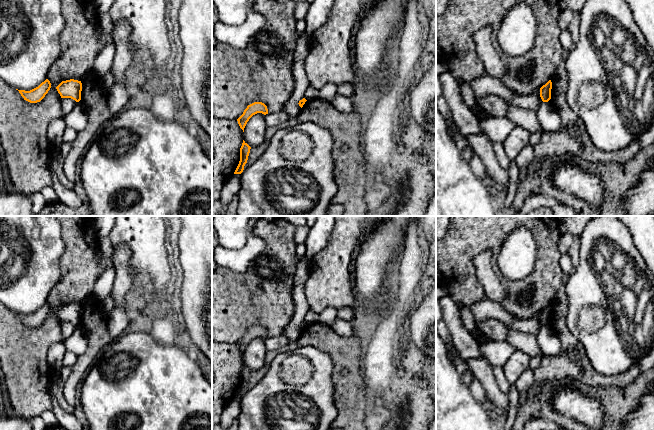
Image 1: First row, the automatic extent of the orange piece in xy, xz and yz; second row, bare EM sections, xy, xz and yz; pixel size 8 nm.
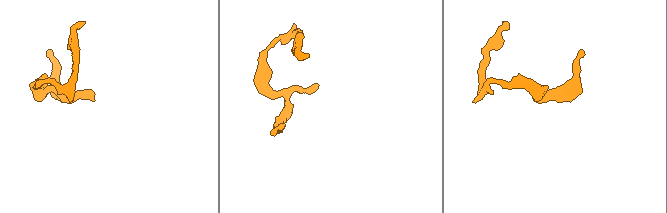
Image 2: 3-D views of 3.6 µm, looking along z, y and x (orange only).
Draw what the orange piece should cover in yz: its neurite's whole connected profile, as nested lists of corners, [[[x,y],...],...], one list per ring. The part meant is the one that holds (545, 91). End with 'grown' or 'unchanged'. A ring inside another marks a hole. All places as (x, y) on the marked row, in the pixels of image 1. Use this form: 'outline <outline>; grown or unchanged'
outline [[[549,80],[540,88],[540,97],[543,102],[548,102],[551,99],[552,82]]]; unchanged

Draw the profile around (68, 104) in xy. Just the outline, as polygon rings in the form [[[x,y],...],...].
[[[62,98],[61,106],[64,116],[69,114],[76,104],[77,102],[71,98]]]

